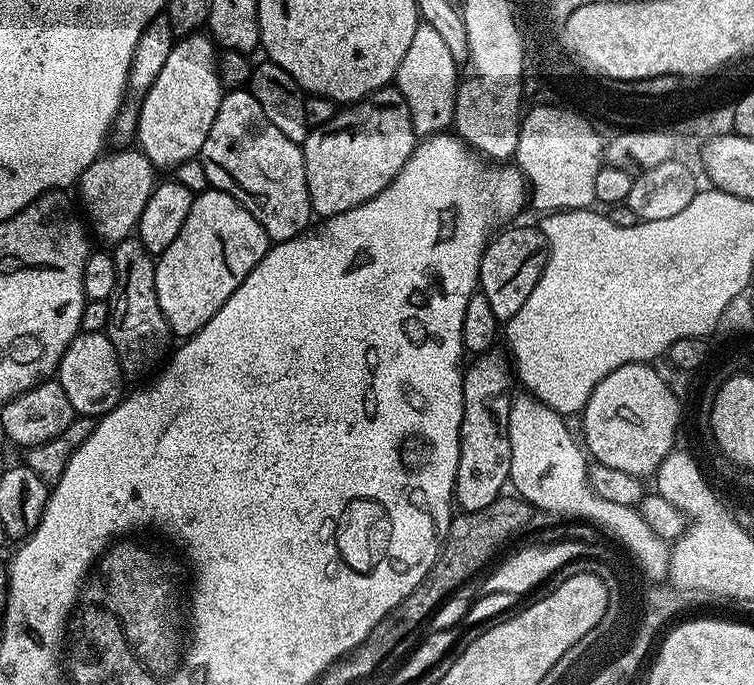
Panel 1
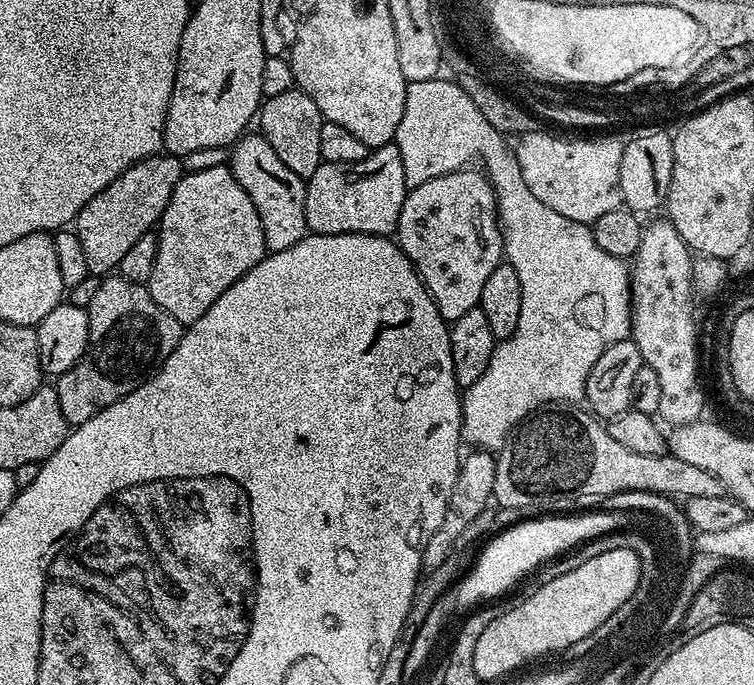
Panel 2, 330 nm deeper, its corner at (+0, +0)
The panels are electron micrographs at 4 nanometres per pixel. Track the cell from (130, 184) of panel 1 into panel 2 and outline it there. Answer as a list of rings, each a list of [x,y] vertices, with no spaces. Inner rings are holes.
[[[157,154],[128,167],[123,174],[100,191],[79,211],[74,231],[79,238],[89,275],[104,276],[119,267],[123,255],[138,238],[151,231],[169,204],[174,186],[184,175],[181,159]]]

